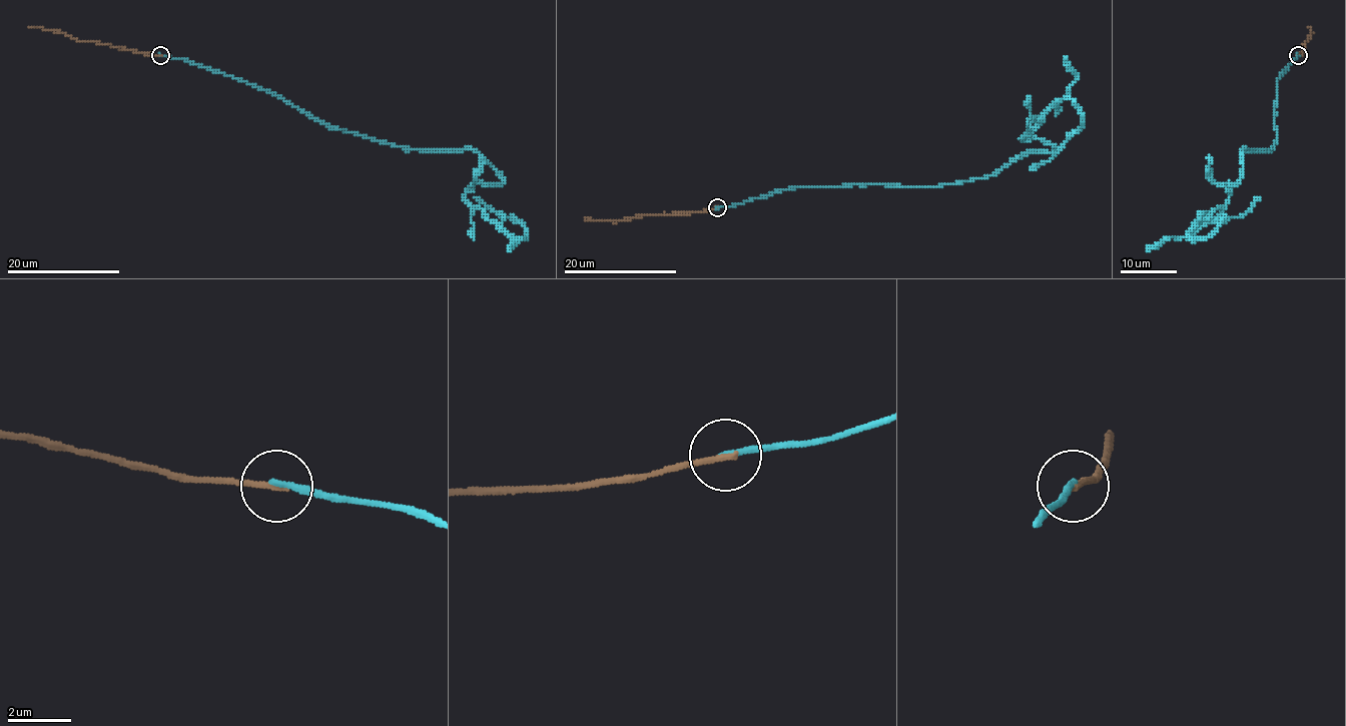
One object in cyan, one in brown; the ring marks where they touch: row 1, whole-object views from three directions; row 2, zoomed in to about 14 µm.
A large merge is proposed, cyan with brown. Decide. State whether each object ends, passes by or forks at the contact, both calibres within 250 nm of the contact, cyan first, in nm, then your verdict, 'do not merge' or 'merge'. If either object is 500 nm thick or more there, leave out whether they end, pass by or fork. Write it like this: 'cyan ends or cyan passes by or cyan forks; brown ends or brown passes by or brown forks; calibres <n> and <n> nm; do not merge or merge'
cyan ends; brown ends; calibres 200 and 200 nm; do not merge

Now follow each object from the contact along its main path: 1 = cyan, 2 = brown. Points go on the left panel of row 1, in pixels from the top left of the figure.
1: (161, 55), (381, 141), (472, 148), (503, 181), (473, 185), (467, 202), (522, 239), (525, 229), (474, 196)
2: (161, 55), (83, 42), (53, 31), (28, 26)

